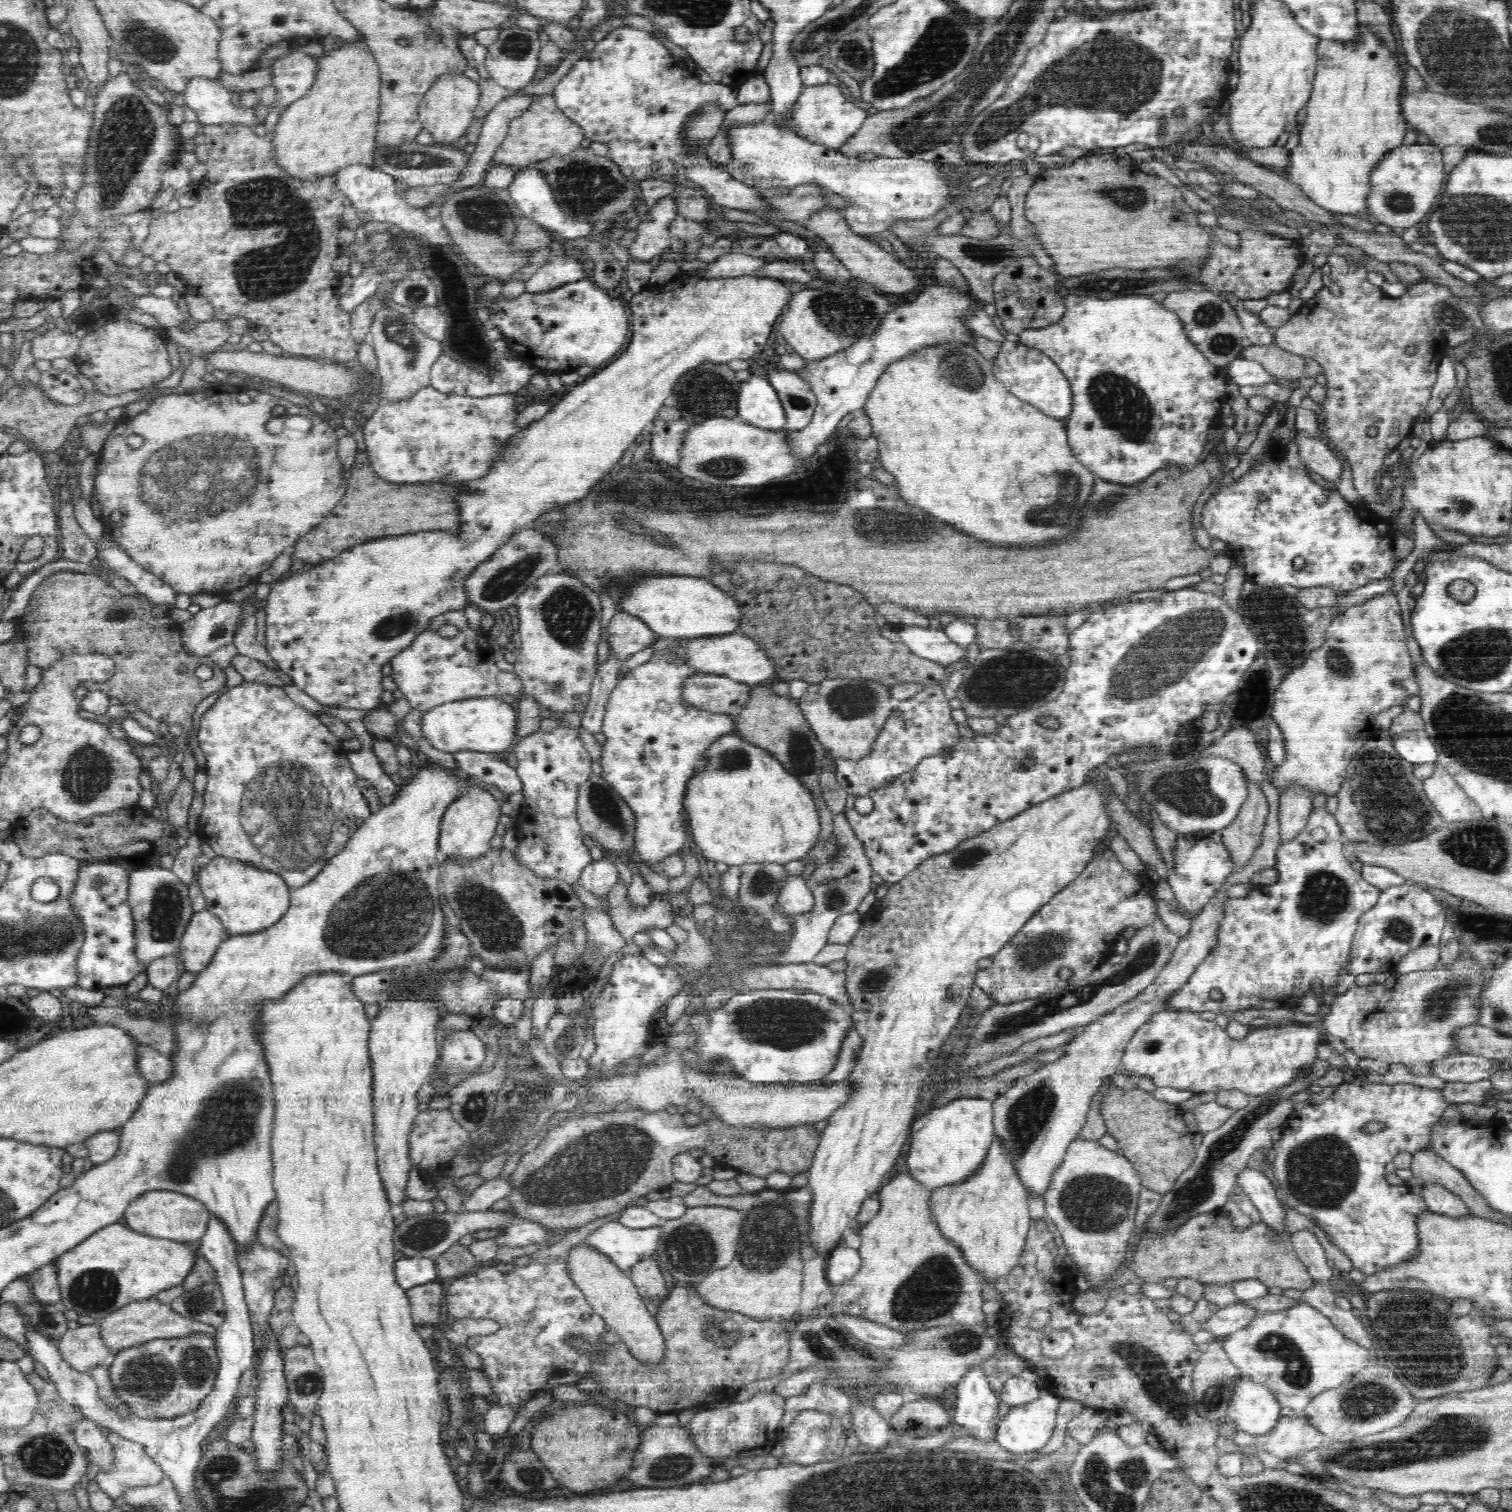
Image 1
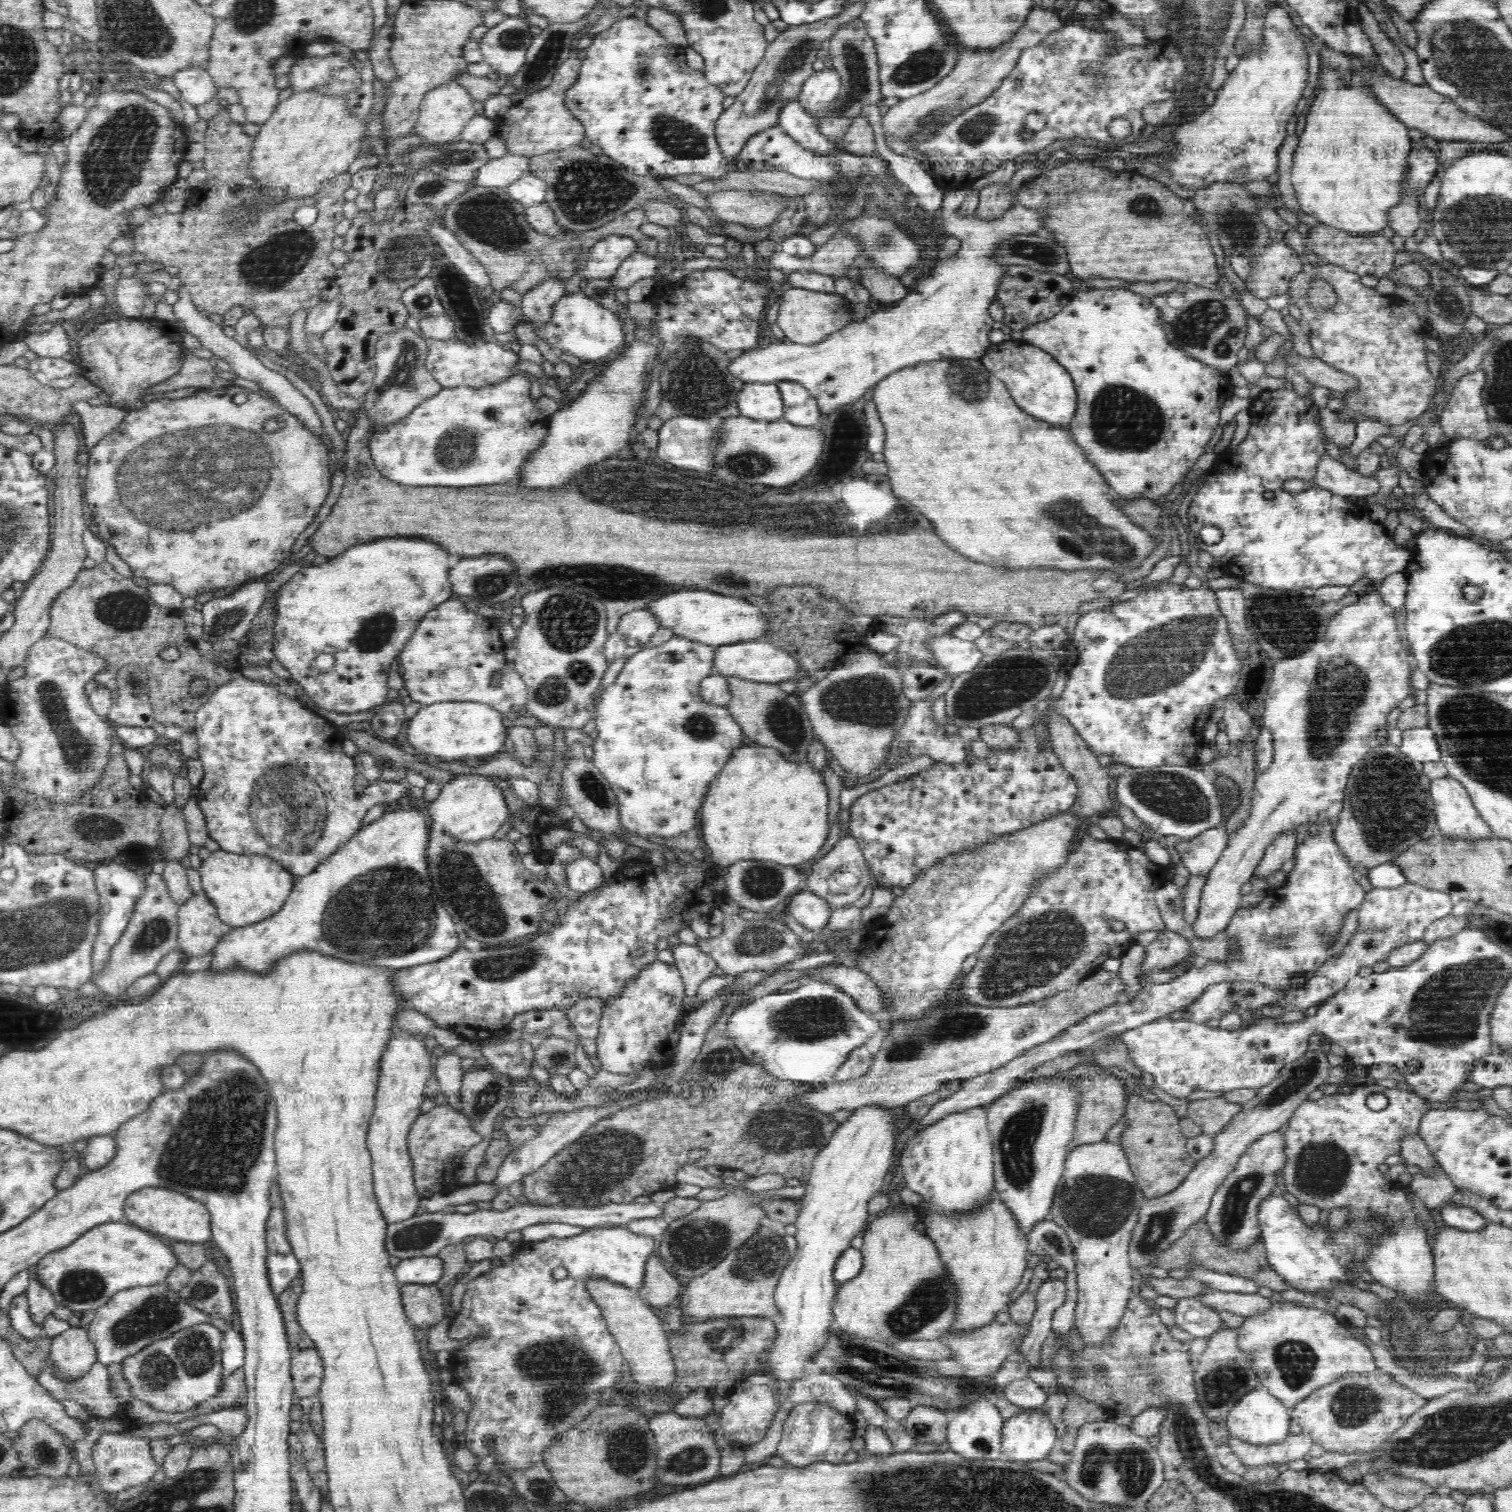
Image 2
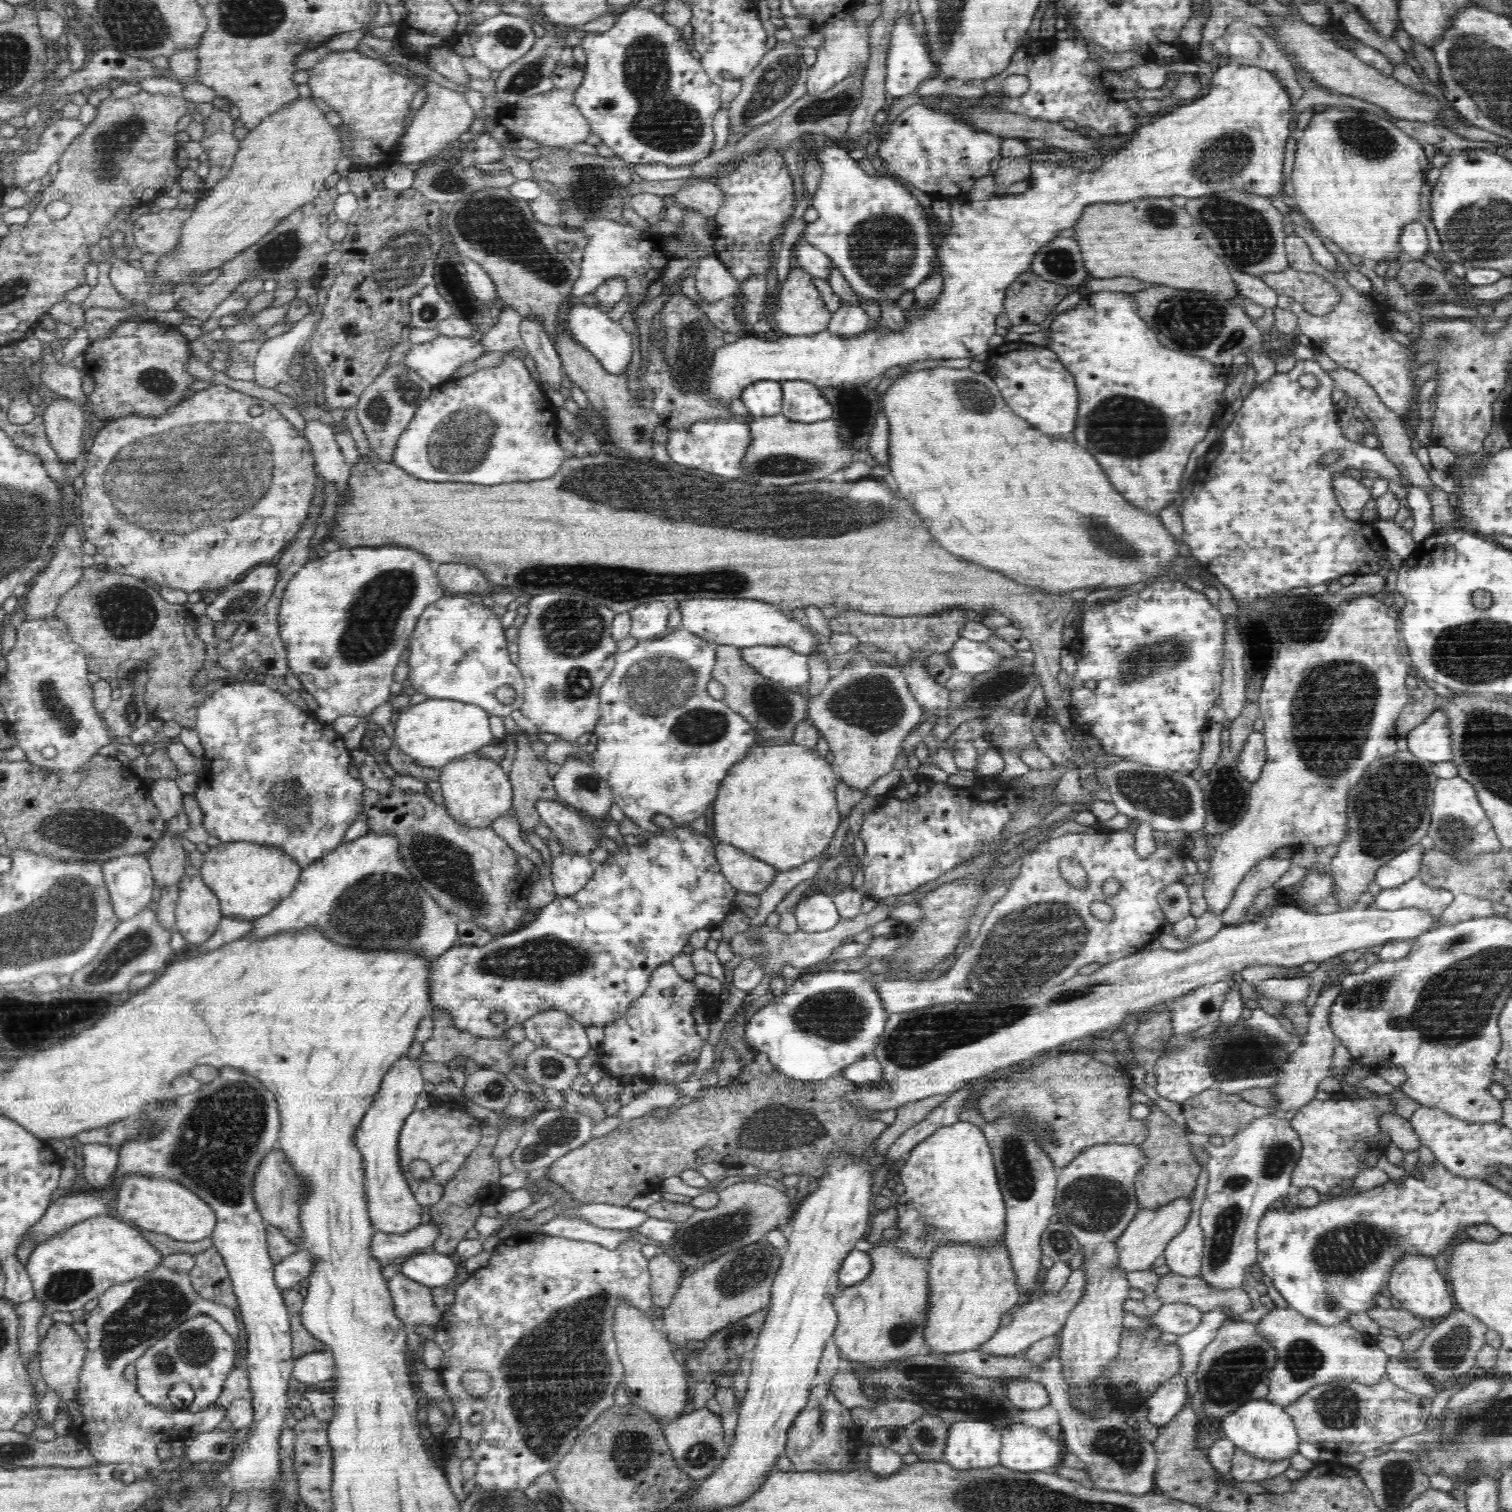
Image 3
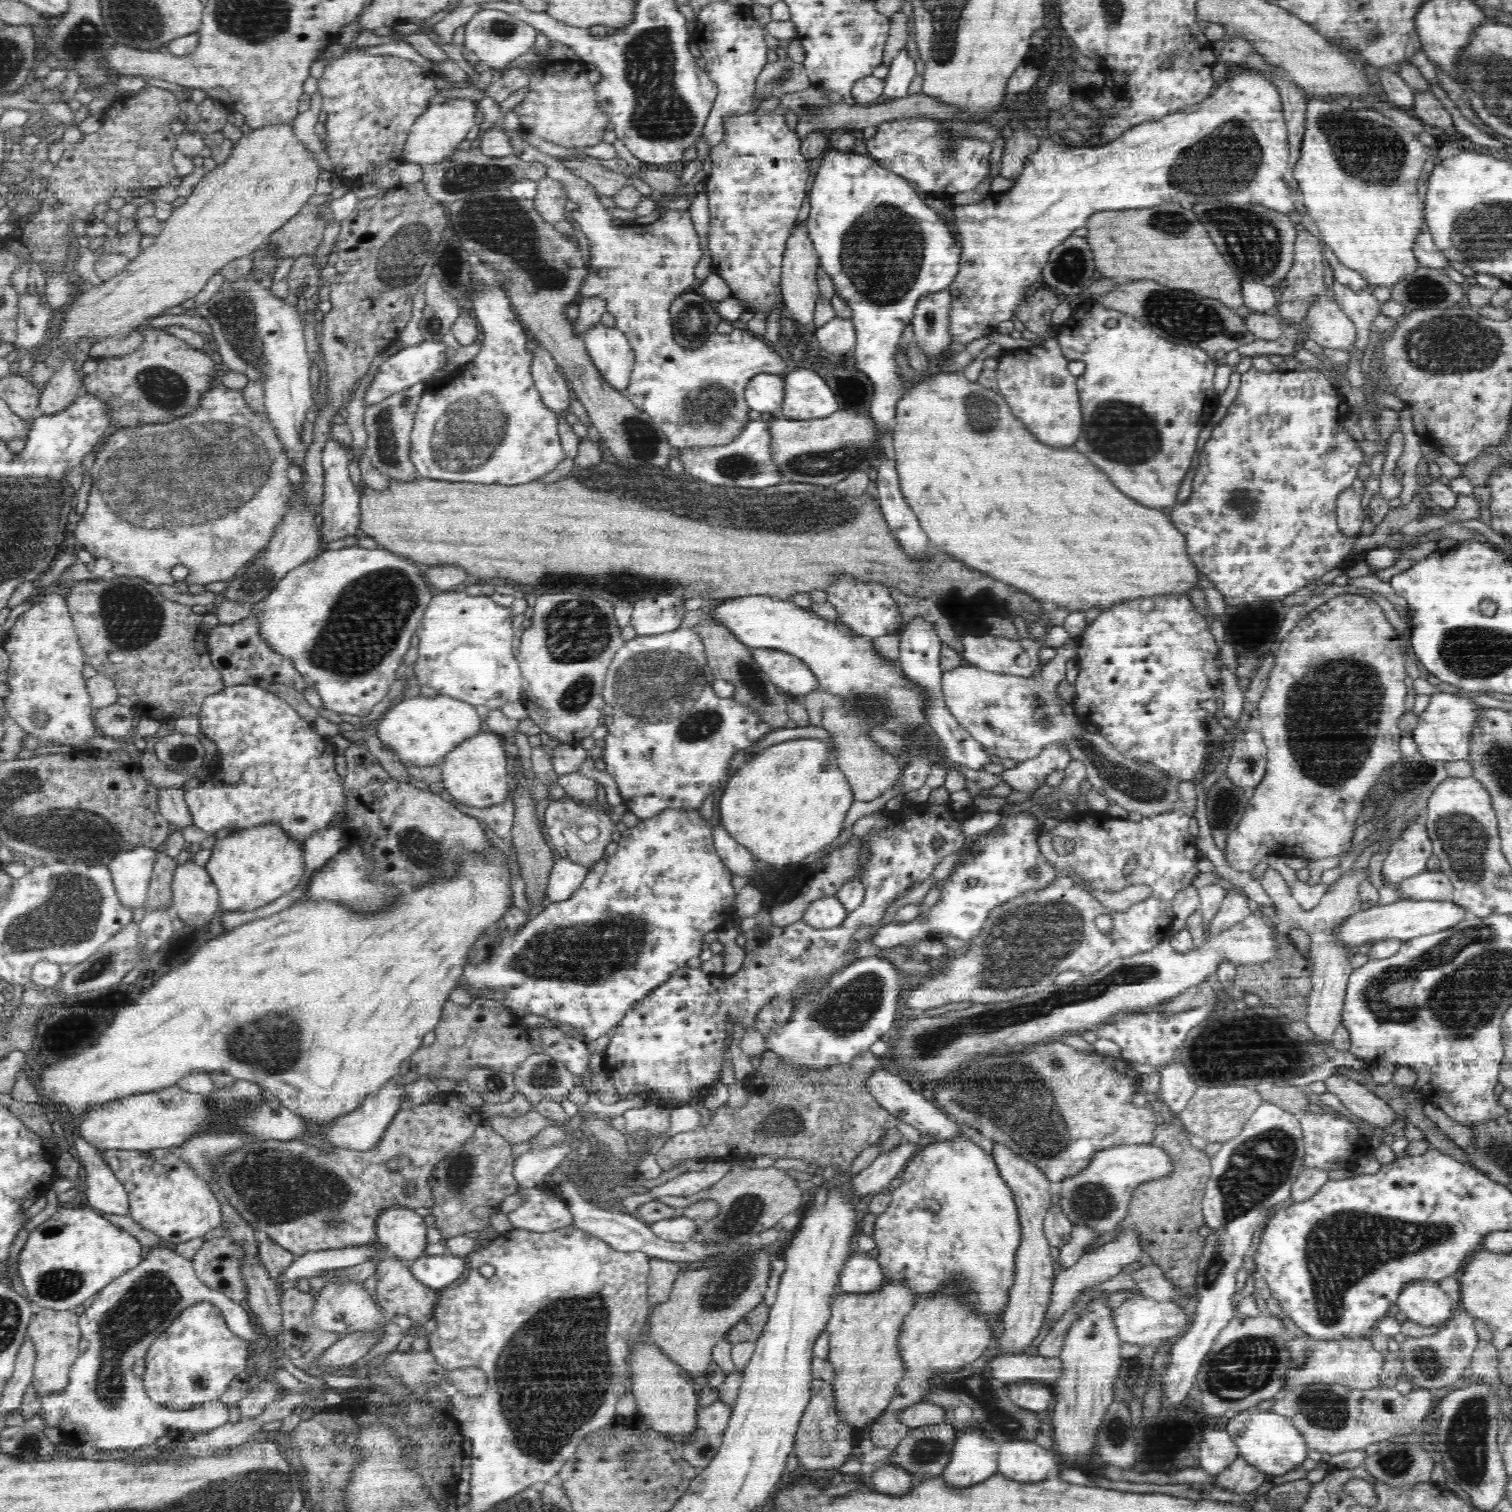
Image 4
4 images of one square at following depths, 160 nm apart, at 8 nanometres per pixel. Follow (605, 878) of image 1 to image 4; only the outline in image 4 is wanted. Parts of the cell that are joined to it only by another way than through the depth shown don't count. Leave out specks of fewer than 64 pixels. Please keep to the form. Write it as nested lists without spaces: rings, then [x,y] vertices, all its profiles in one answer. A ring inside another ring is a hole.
[[[557,857],[545,888],[548,901],[553,903],[570,899],[579,890],[589,870],[586,865]]]

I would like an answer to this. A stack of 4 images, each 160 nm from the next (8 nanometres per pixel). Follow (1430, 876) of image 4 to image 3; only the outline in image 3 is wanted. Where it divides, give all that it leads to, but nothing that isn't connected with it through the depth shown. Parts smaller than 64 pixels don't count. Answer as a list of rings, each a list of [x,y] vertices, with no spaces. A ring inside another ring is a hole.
[[[1419,875],[1408,880],[1400,886],[1391,889],[1382,889],[1374,897],[1370,906],[1384,910],[1396,910],[1400,908],[1432,909],[1436,916],[1450,906],[1454,900],[1454,893],[1438,885],[1428,885]]]

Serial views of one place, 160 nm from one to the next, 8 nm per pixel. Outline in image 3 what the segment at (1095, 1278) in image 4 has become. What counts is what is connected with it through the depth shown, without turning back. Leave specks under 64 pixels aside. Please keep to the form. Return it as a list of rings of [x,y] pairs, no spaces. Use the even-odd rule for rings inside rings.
[[[1180,1198],[1156,1210],[1140,1209],[1128,1227],[1121,1233],[1120,1238],[1113,1242],[1118,1254],[1118,1264],[1115,1267],[1129,1273],[1148,1270],[1158,1256],[1162,1256],[1168,1242],[1185,1229],[1192,1214],[1192,1199]],[[1083,1267],[1072,1271],[1068,1280],[1057,1293],[1050,1291],[1036,1299],[1035,1303],[1027,1304],[1012,1313],[1012,1320],[1008,1325],[1002,1325],[991,1339],[984,1343],[978,1350],[990,1356],[1020,1355],[1031,1344],[1040,1341],[1041,1338],[1060,1333],[1065,1325],[1065,1320],[1071,1314],[1079,1300],[1083,1298],[1086,1286],[1087,1271]]]

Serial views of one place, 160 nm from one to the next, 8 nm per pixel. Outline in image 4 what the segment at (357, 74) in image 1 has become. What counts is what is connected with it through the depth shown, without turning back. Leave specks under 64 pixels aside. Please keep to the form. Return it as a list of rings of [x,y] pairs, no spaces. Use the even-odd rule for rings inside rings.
[[[292,123],[283,125],[282,127],[264,127],[260,129],[254,129],[250,134],[243,135],[240,140],[237,140],[233,146],[230,156],[224,161],[224,164],[216,166],[213,171],[208,172],[196,186],[194,186],[192,192],[187,196],[186,202],[174,209],[168,219],[164,221],[164,228],[161,229],[160,234],[156,236],[155,242],[151,247],[144,250],[140,250],[137,256],[129,261],[126,268],[122,269],[120,273],[114,274],[114,276],[108,278],[108,282],[104,286],[98,286],[98,288],[92,288],[88,292],[84,292],[76,304],[70,308],[70,312],[66,314],[66,320],[64,320],[64,326],[60,330],[60,340],[64,342],[64,346],[68,348],[74,348],[74,344],[84,338],[84,336],[92,336],[92,338],[106,338],[106,340],[120,340],[124,338],[112,338],[112,336],[126,336],[130,334],[132,330],[136,330],[144,320],[152,318],[152,316],[158,316],[162,314],[167,308],[181,305],[185,300],[196,296],[199,292],[202,292],[204,285],[217,274],[217,271],[229,264],[230,261],[240,258],[240,256],[246,256],[250,252],[254,252],[256,248],[260,249],[267,244],[270,240],[270,235],[276,232],[279,228],[282,228],[292,216],[296,216],[300,209],[308,202],[308,199],[316,192],[316,182],[321,178],[321,167],[318,165],[318,161],[314,157],[314,154],[310,149],[297,138],[293,130]]]

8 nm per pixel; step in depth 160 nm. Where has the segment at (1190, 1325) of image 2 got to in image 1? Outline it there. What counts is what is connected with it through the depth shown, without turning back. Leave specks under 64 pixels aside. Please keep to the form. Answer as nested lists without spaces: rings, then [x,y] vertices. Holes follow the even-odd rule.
[[[1239,1301],[1226,1308],[1219,1308],[1200,1329],[1212,1332],[1214,1338],[1225,1338],[1244,1328],[1257,1314],[1260,1313],[1256,1312],[1250,1305]]]

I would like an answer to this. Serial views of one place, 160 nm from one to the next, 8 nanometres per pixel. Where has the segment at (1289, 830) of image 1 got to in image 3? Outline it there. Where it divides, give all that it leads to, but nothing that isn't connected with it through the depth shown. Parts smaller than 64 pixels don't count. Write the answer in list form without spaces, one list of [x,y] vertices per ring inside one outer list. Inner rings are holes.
[[[1267,856],[1263,858],[1244,876],[1244,880],[1240,881],[1230,906],[1220,914],[1222,922],[1226,925],[1236,923],[1237,920],[1244,918],[1247,908],[1252,906],[1254,898],[1264,890],[1264,888],[1272,887],[1278,882],[1284,872],[1288,872],[1292,867],[1291,859],[1276,858]]]

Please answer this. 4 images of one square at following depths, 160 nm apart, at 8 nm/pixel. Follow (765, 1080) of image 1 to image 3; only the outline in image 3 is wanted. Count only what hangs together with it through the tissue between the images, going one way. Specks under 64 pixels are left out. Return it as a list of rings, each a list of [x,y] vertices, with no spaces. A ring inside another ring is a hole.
[[[820,971],[801,975],[781,996],[773,998],[760,1008],[745,1024],[745,1043],[754,1052],[768,1055],[785,1076],[796,1080],[827,1080],[836,1072],[842,1072],[849,1064],[858,1063],[866,1055],[872,1055],[884,1034],[888,1017],[884,1013],[880,996],[871,980],[883,981],[885,976],[876,972]]]

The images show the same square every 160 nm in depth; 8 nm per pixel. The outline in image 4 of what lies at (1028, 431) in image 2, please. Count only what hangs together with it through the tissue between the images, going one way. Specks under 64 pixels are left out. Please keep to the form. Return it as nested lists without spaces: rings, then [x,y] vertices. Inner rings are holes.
[[[940,373],[922,377],[917,384],[907,386],[907,395],[896,403],[895,425],[892,430],[892,449],[895,451],[895,468],[901,493],[920,520],[920,525],[928,539],[929,546],[936,550],[944,550],[950,556],[962,560],[966,566],[980,570],[984,575],[1019,588],[1020,591],[1036,600],[1056,602],[1062,608],[1070,610],[1088,610],[1092,606],[1108,608],[1122,600],[1132,600],[1138,596],[1160,596],[1160,594],[1184,594],[1192,584],[1198,582],[1198,568],[1192,566],[1187,555],[1187,541],[1184,534],[1176,529],[1170,515],[1162,514],[1162,510],[1149,508],[1138,504],[1124,495],[1104,472],[1100,472],[1090,460],[1081,455],[1076,447],[1056,448],[1045,446],[1036,439],[1036,435],[1028,431],[1024,423],[1014,416],[1006,399],[1000,394],[980,385],[978,381],[971,382],[963,373]]]

